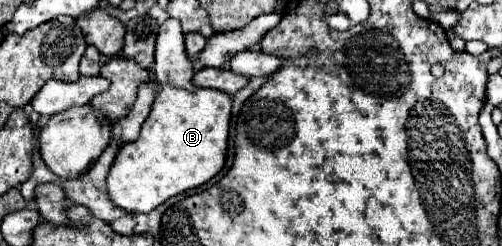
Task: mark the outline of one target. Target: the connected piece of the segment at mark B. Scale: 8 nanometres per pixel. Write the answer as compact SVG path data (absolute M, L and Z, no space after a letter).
M168 19L158 29L158 41L155 45L154 75L158 81L158 95L154 99L152 111L142 125L138 141L124 145L118 151L118 157L108 175L108 193L110 199L132 213L150 213L164 201L174 195L186 193L188 189L196 189L208 183L214 175L224 169L226 153L228 153L228 131L230 131L230 115L232 115L232 97L224 91L202 89L192 83L196 67L186 55L184 47L184 31L178 19Z

